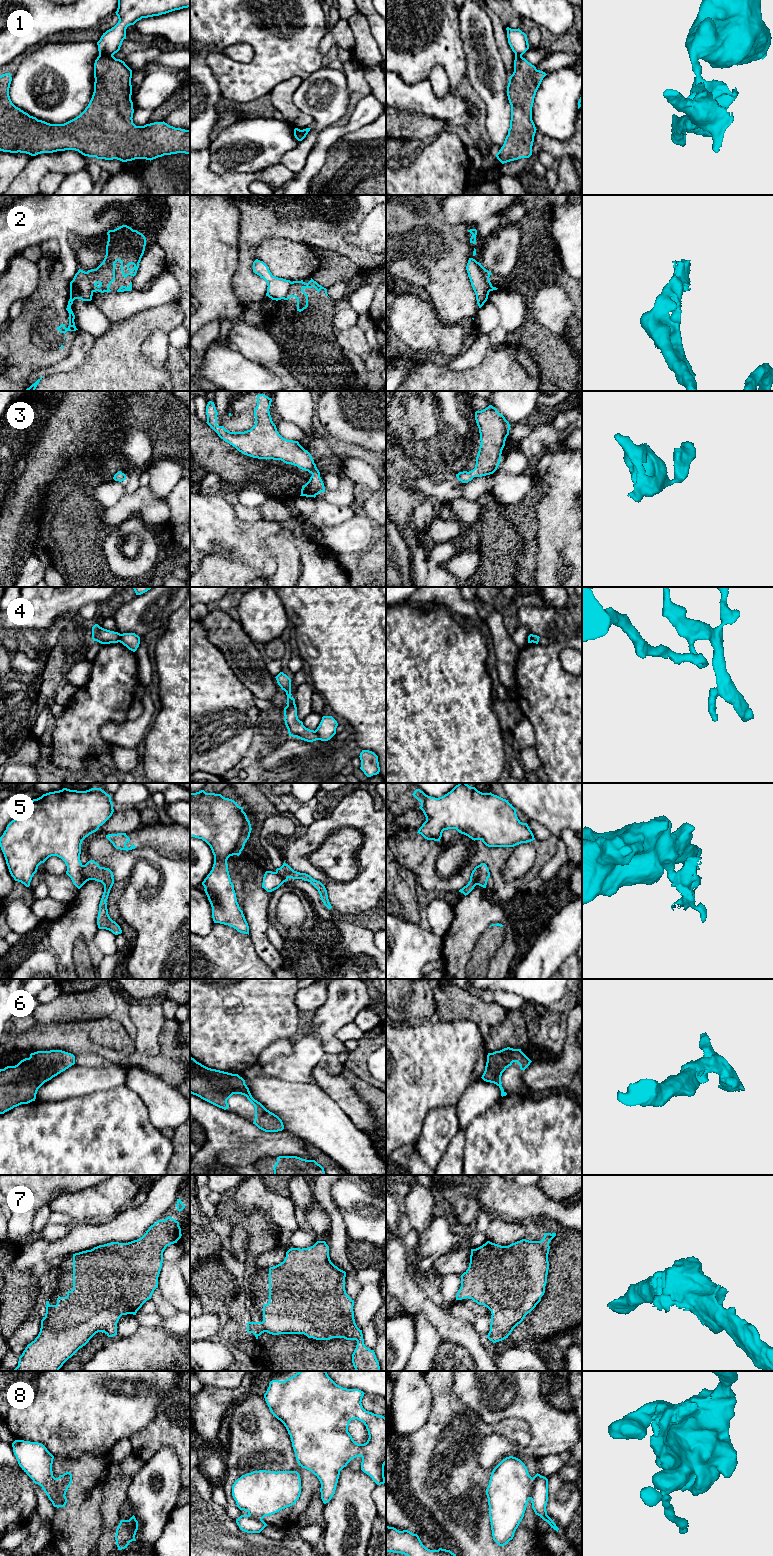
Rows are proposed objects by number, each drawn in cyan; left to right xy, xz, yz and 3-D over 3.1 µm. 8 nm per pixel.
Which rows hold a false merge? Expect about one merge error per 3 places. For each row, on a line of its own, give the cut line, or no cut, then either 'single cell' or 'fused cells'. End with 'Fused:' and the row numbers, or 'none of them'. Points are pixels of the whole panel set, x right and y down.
1: cut xy (99, 54), (112, 56); fused cells
2: cut yz (480, 265), (489, 291); fused cells
3: cut none; single cell
4: cut xz (315, 730), (320, 739); fused cells
5: cut yz (479, 865), (479, 875), (475, 884); fused cells
6: cut none; single cell
7: cut none; single cell
8: cut yz (533, 1478), (530, 1498); fused cells
Fused: 1, 2, 4, 5, 8

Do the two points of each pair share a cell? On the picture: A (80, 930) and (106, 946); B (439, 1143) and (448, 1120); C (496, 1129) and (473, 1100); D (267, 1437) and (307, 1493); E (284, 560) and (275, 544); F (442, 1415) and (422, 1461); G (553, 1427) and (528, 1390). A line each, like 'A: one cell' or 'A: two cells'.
A: two cells
B: one cell
C: two cells
D: one cell
E: one cell
F: one cell
G: one cell

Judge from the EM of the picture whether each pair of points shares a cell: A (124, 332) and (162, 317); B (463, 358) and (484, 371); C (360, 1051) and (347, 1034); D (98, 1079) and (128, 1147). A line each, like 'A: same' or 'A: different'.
A: same
B: different
C: different
D: different

